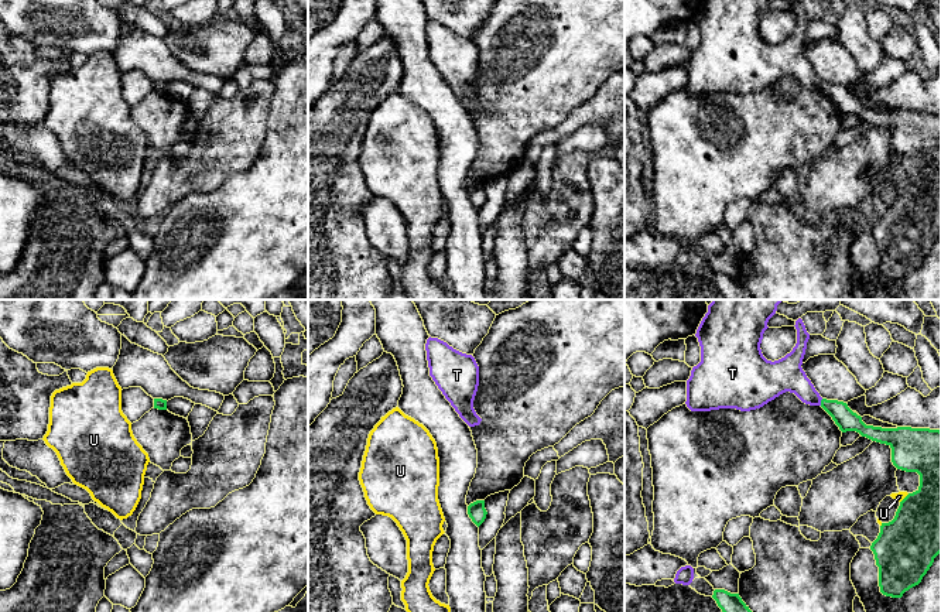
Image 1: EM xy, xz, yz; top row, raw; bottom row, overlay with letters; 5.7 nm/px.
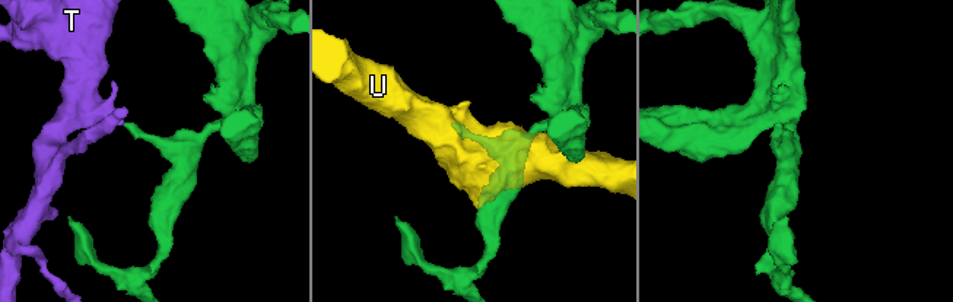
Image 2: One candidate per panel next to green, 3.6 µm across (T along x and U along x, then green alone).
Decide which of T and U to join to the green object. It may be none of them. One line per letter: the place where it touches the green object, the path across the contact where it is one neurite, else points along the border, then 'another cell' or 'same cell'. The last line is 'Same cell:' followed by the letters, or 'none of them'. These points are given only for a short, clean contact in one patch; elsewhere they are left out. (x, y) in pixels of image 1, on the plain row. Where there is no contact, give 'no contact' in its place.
T: contact yz (821, 85); another cell
U: contact yz (904, 181); another cell
Same cell: none of them

